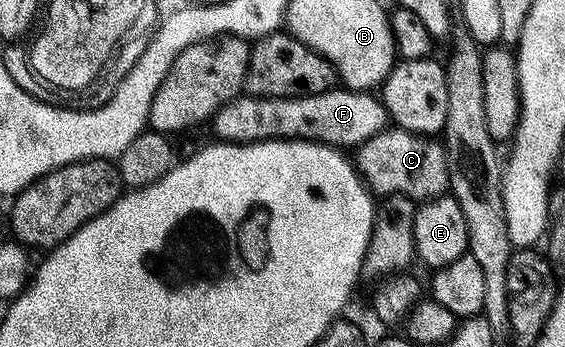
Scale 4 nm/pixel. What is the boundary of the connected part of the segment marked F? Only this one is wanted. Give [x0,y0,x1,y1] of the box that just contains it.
[211,86,390,147]

